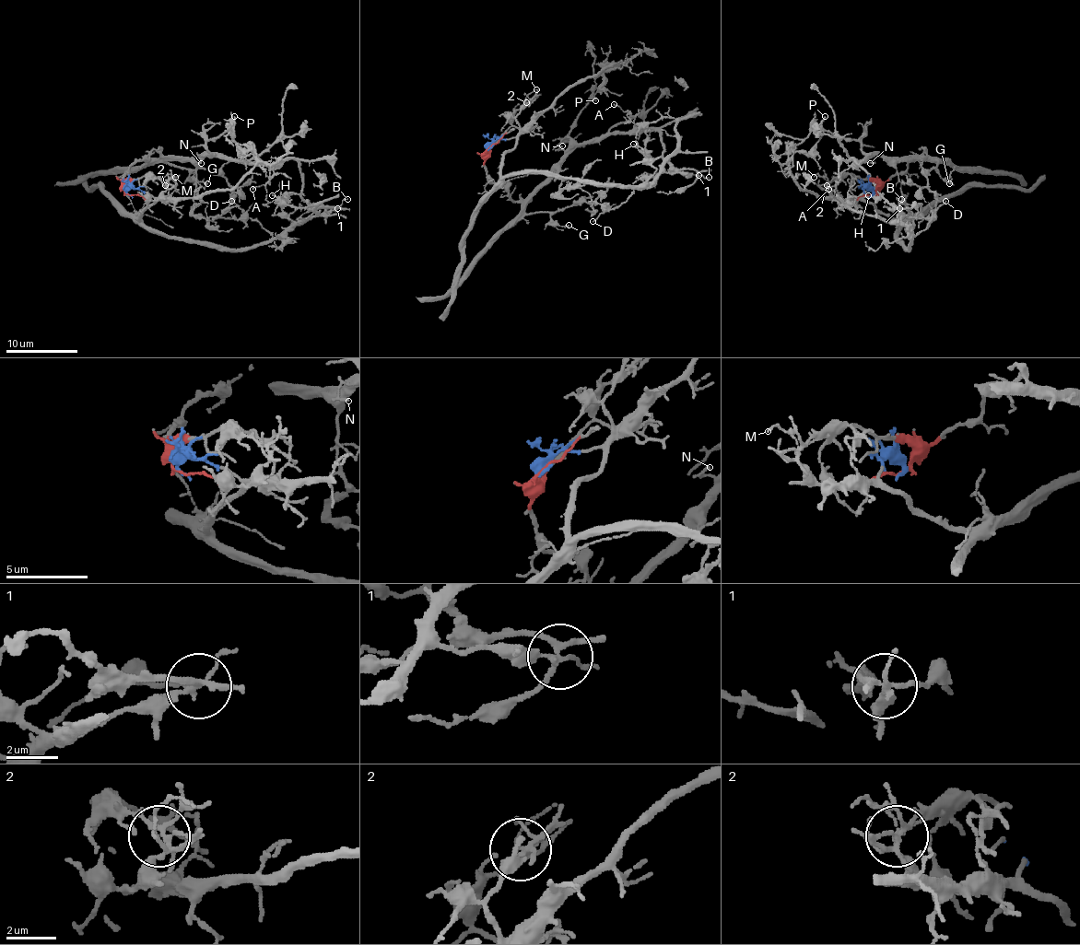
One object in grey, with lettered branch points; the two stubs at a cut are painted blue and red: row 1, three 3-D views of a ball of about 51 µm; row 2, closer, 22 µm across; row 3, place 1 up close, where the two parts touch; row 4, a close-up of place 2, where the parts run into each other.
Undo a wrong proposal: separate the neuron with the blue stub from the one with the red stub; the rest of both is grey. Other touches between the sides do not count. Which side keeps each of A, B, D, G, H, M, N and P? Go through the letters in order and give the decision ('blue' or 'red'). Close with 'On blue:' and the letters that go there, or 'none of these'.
A: red
B: blue
D: blue
G: red
H: red
M: blue
N: red
P: red
On blue: B, D, M

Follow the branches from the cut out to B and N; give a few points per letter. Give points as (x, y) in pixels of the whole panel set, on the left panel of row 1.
B: (128, 193), (134, 188), (155, 199), (140, 222), (230, 249), (282, 238), (347, 199)
N: (128, 193), (124, 192), (123, 177), (153, 150), (164, 157), (203, 156), (196, 159), (202, 163)

